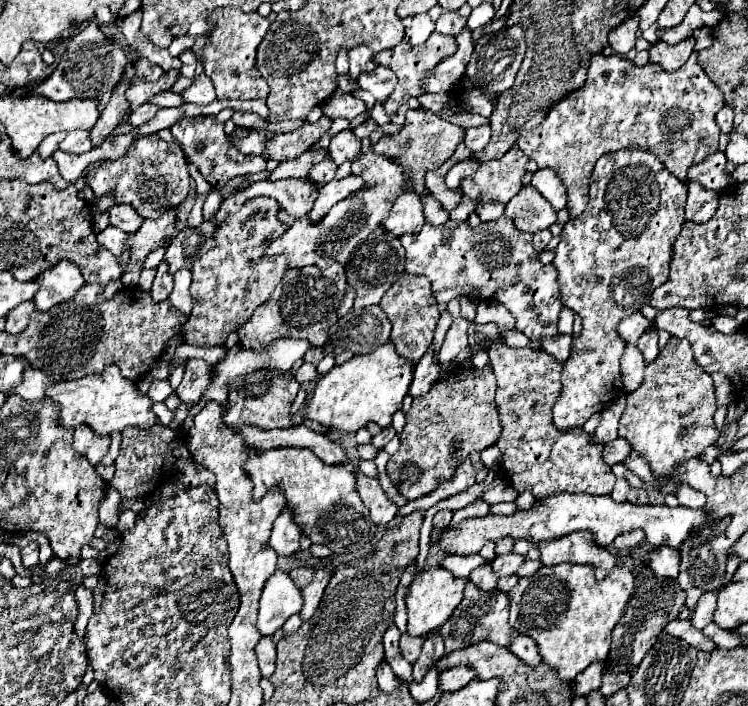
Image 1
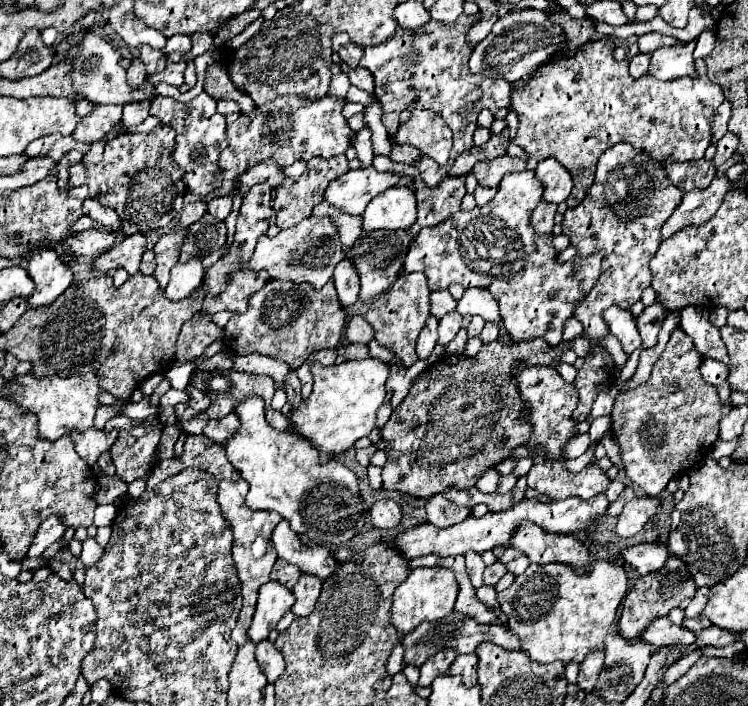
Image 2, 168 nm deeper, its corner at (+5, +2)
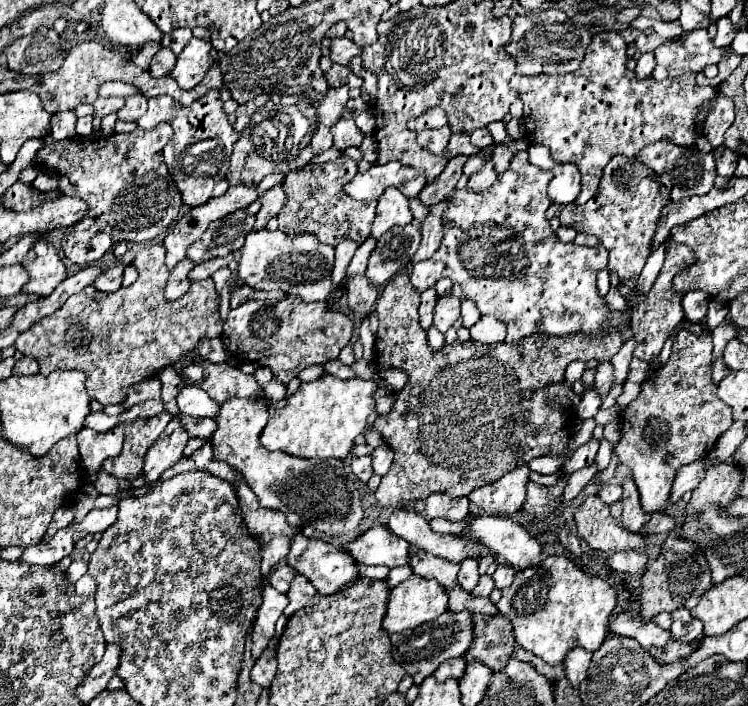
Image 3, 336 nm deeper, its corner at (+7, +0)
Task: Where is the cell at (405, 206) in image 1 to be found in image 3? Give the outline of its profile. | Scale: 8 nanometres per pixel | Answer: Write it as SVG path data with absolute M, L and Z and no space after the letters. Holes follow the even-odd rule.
M386 188L384 194L378 198L372 236L380 238L390 228L406 226L410 222L412 222L412 212L408 208L408 198L396 188Z

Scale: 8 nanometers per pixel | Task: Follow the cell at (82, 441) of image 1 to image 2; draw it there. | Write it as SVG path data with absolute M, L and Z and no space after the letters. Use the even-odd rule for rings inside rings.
M92 428L92 430L84 430L84 432L80 432L80 430L72 432L70 436L76 444L76 452L80 454L80 458L86 460L88 466L94 466L98 462L100 454L112 448L112 444L116 442L118 432L116 430L104 432L104 430Z

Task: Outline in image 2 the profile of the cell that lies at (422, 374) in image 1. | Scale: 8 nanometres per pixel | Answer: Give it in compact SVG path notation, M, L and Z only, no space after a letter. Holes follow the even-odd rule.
M430 314L428 320L426 320L426 324L424 324L424 328L422 328L422 332L420 332L420 336L418 336L418 346L416 346L418 356L420 356L422 360L428 358L428 356L432 354L432 350L434 350L436 330L438 330L438 318Z

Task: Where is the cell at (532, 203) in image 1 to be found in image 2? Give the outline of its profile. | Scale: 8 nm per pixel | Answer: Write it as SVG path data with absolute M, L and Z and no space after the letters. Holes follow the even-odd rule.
M540 202L538 208L532 214L532 226L538 234L550 234L554 226L554 214L556 214L556 204L550 202Z

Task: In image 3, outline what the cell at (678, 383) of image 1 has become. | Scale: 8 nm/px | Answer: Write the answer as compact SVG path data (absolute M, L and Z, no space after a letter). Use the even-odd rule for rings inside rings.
M680 330L676 334L672 354L664 366L654 370L642 384L640 384L640 394L622 410L620 416L620 442L616 446L616 454L620 458L620 464L630 468L632 478L638 486L640 492L640 502L644 510L654 512L662 508L668 502L668 494L672 488L672 480L676 474L676 468L682 464L696 462L712 448L716 438L728 430L732 424L732 408L728 408L718 396L716 396L716 386L712 382L712 372L710 372L710 354L712 354L712 336L702 334L696 336L688 330Z

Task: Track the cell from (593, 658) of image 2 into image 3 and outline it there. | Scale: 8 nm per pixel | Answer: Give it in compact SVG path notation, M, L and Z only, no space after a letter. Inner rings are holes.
M574 648L566 660L564 660L564 668L566 668L566 678L578 688L578 684L586 678L586 670L590 666L590 652L584 652L582 648Z

